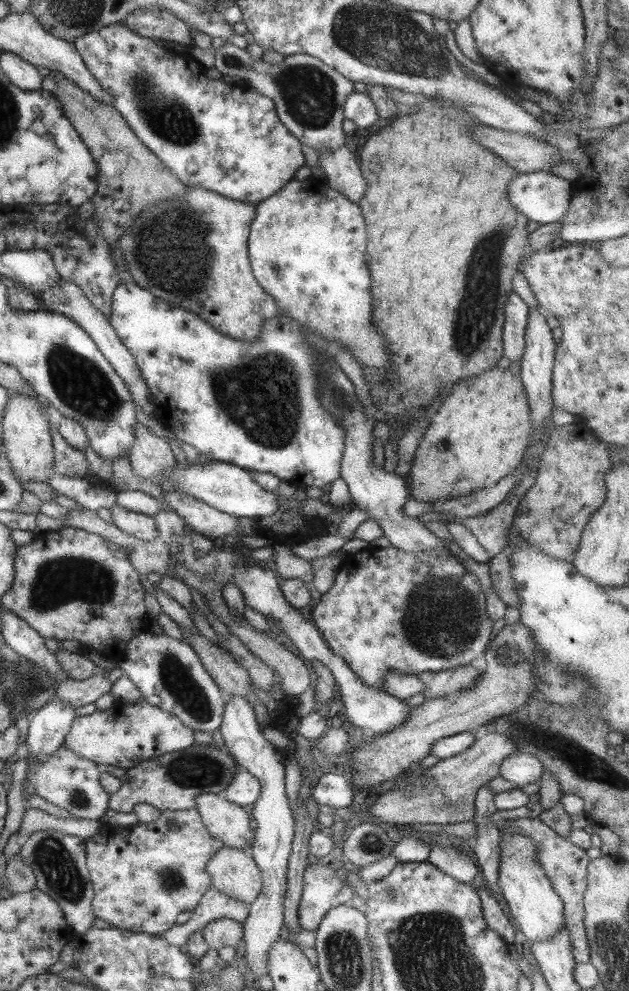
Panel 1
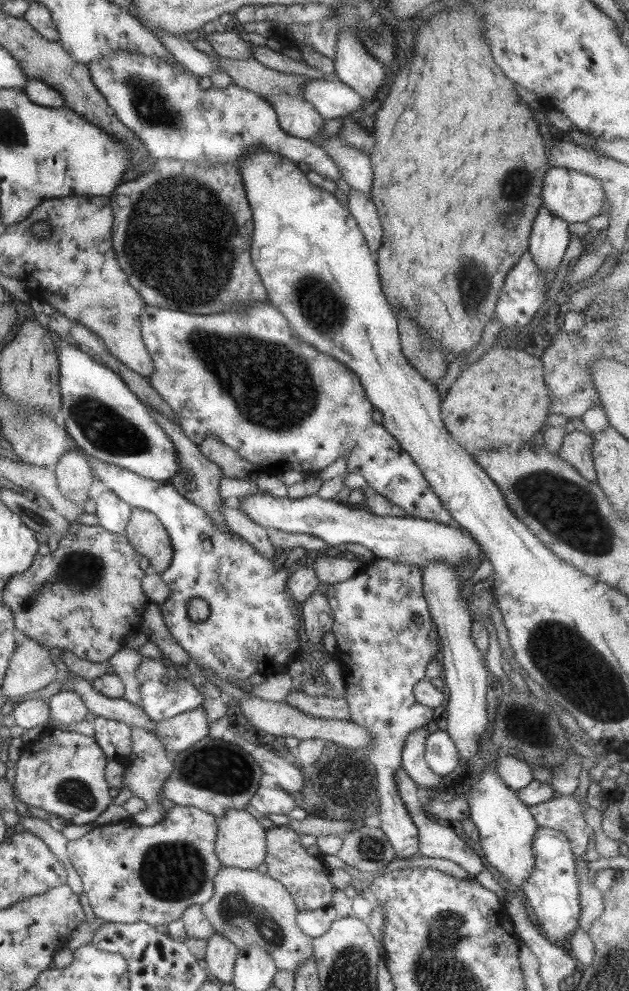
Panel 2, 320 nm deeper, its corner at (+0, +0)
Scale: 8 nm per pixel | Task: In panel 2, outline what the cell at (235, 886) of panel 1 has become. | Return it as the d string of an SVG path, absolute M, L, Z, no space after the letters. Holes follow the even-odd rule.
M220 867L213 884L211 898L200 905L200 909L214 934L226 938L238 950L258 946L273 959L276 970L295 973L298 966L312 956L310 939L296 923L298 910L293 897L280 882L255 869Z

